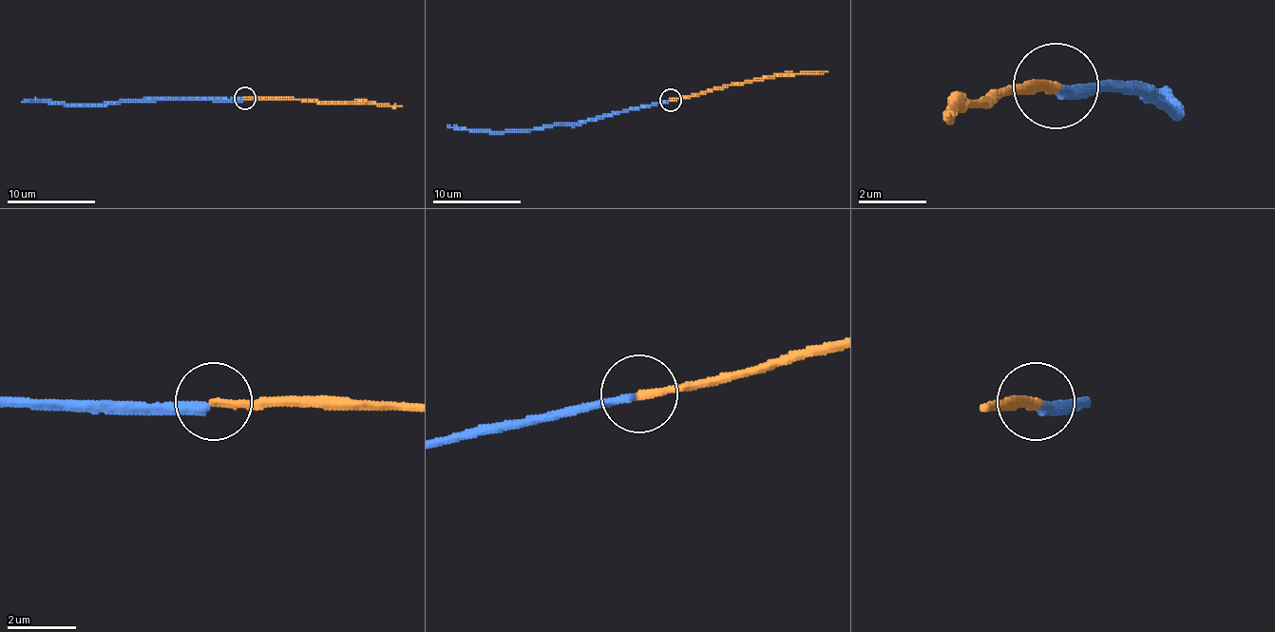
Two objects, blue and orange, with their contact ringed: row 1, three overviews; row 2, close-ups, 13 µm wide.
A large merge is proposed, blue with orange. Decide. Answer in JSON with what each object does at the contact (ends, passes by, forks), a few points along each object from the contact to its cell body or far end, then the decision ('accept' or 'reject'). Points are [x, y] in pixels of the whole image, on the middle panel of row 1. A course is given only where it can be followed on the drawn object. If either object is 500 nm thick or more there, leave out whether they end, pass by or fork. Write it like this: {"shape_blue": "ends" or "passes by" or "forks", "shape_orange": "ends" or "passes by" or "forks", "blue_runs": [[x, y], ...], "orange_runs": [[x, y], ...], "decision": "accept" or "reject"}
{"shape_blue": "ends", "shape_orange": "ends", "blue_runs": [[670, 101], [580, 123], [554, 123], [532, 129], [474, 131], [447, 124]], "orange_runs": [[670, 101], [776, 76], [827, 71]], "decision": "reject"}

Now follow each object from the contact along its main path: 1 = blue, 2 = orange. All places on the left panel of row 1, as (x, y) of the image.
1: (244, 100), (128, 100), (106, 104), (22, 102)
2: (244, 97), (402, 106)

